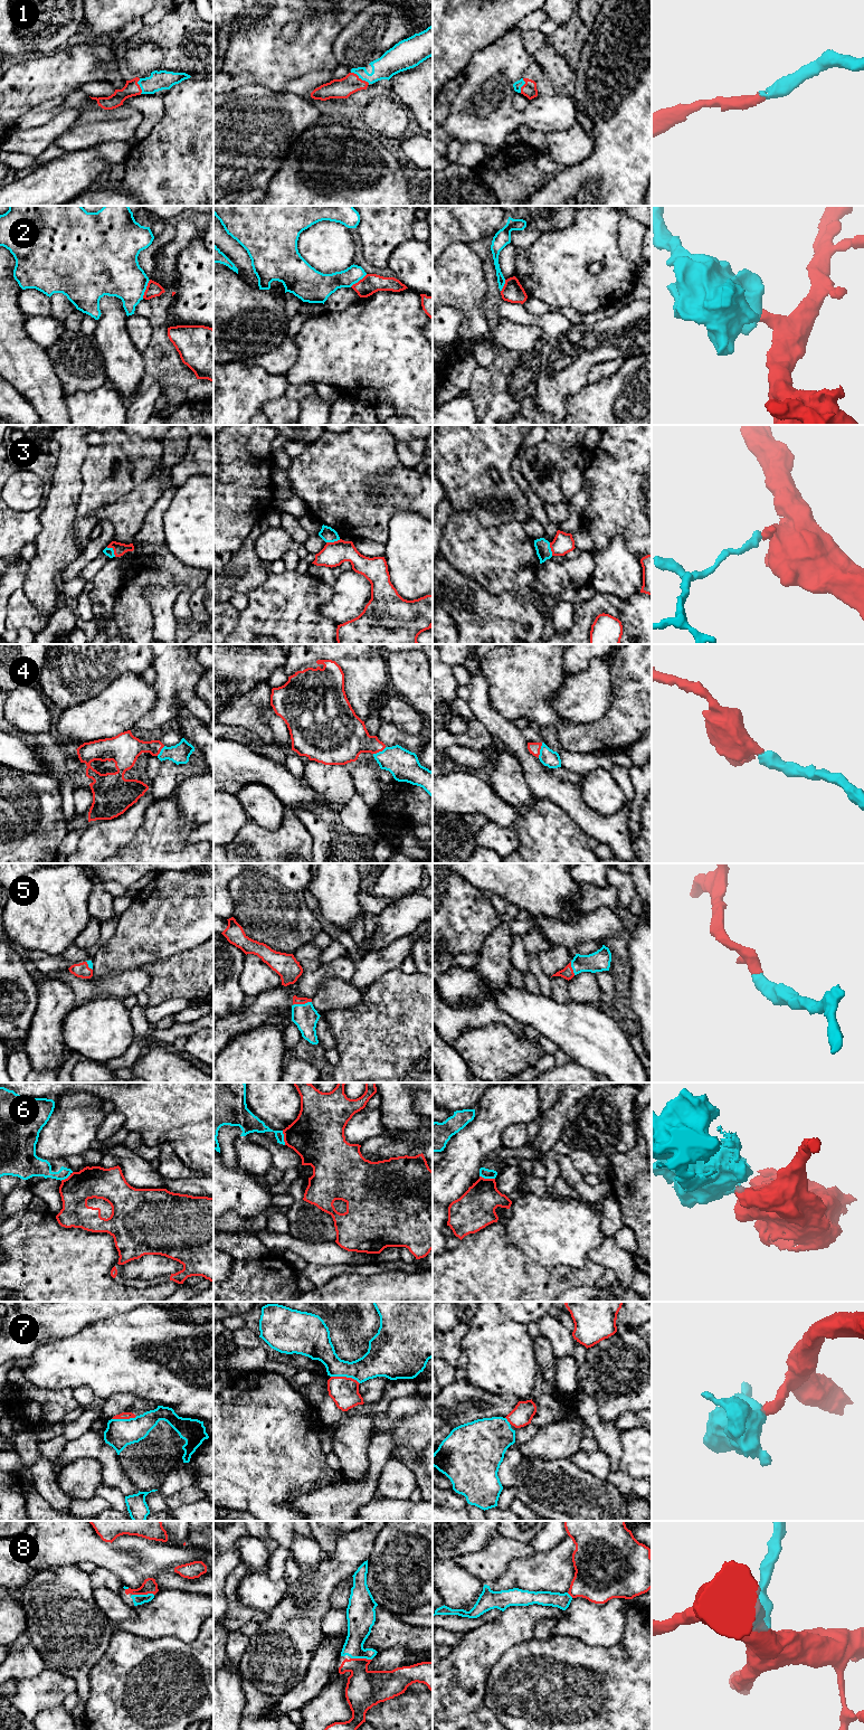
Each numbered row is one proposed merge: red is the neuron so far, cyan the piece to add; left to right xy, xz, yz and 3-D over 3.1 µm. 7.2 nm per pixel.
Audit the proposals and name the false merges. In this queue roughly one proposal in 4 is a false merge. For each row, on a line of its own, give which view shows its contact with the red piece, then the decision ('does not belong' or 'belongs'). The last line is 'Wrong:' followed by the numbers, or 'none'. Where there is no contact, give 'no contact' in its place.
1: meets red in xz; belongs
2: meets red in xy; does not belong
3: meets red in xy; does not belong
4: meets red in yz; belongs
5: meets red in xz; belongs
6: meets red in yz; does not belong
7: meets red in xz; belongs
8: meets red in xy; belongs
Wrong: 2, 3, 6

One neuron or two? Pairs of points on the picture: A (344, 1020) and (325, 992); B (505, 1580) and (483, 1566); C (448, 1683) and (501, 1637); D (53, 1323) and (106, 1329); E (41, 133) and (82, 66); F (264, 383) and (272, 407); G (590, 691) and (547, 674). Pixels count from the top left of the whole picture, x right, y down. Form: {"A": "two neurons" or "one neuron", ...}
{"A": "two neurons", "B": "two neurons", "C": "one neuron", "D": "two neurons", "E": "two neurons", "F": "two neurons", "G": "two neurons"}

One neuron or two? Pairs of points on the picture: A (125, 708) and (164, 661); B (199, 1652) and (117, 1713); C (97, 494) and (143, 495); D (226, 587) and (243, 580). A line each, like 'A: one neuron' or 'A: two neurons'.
A: two neurons
B: one neuron
C: two neurons
D: one neuron

